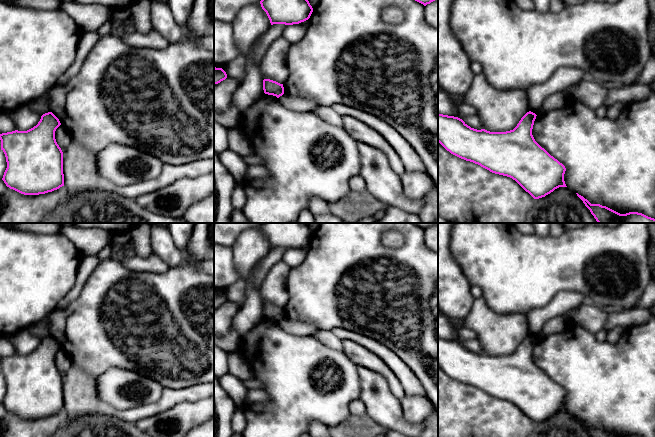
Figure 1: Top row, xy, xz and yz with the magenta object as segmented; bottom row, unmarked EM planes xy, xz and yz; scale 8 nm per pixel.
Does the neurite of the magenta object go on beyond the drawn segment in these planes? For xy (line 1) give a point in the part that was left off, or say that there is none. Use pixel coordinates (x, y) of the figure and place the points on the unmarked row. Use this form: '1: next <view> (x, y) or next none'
1: next none

